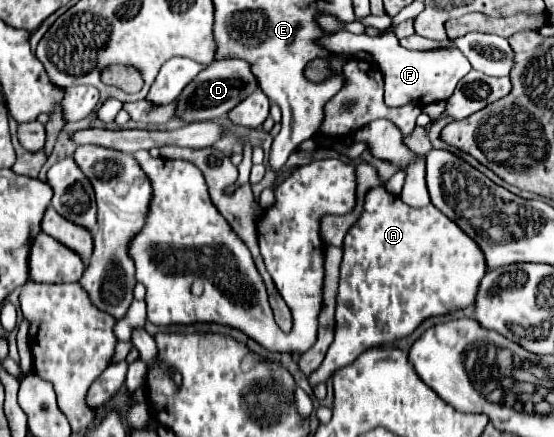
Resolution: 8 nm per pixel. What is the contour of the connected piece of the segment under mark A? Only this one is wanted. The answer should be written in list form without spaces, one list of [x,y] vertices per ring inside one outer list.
[[[384,187],[366,193],[364,211],[346,233],[346,247],[340,263],[340,283],[336,295],[336,335],[322,365],[308,375],[310,389],[324,383],[336,369],[350,365],[360,353],[372,347],[390,345],[408,337],[428,317],[440,317],[474,303],[478,281],[486,275],[486,261],[474,241],[454,225],[432,203],[426,207],[410,207]]]

